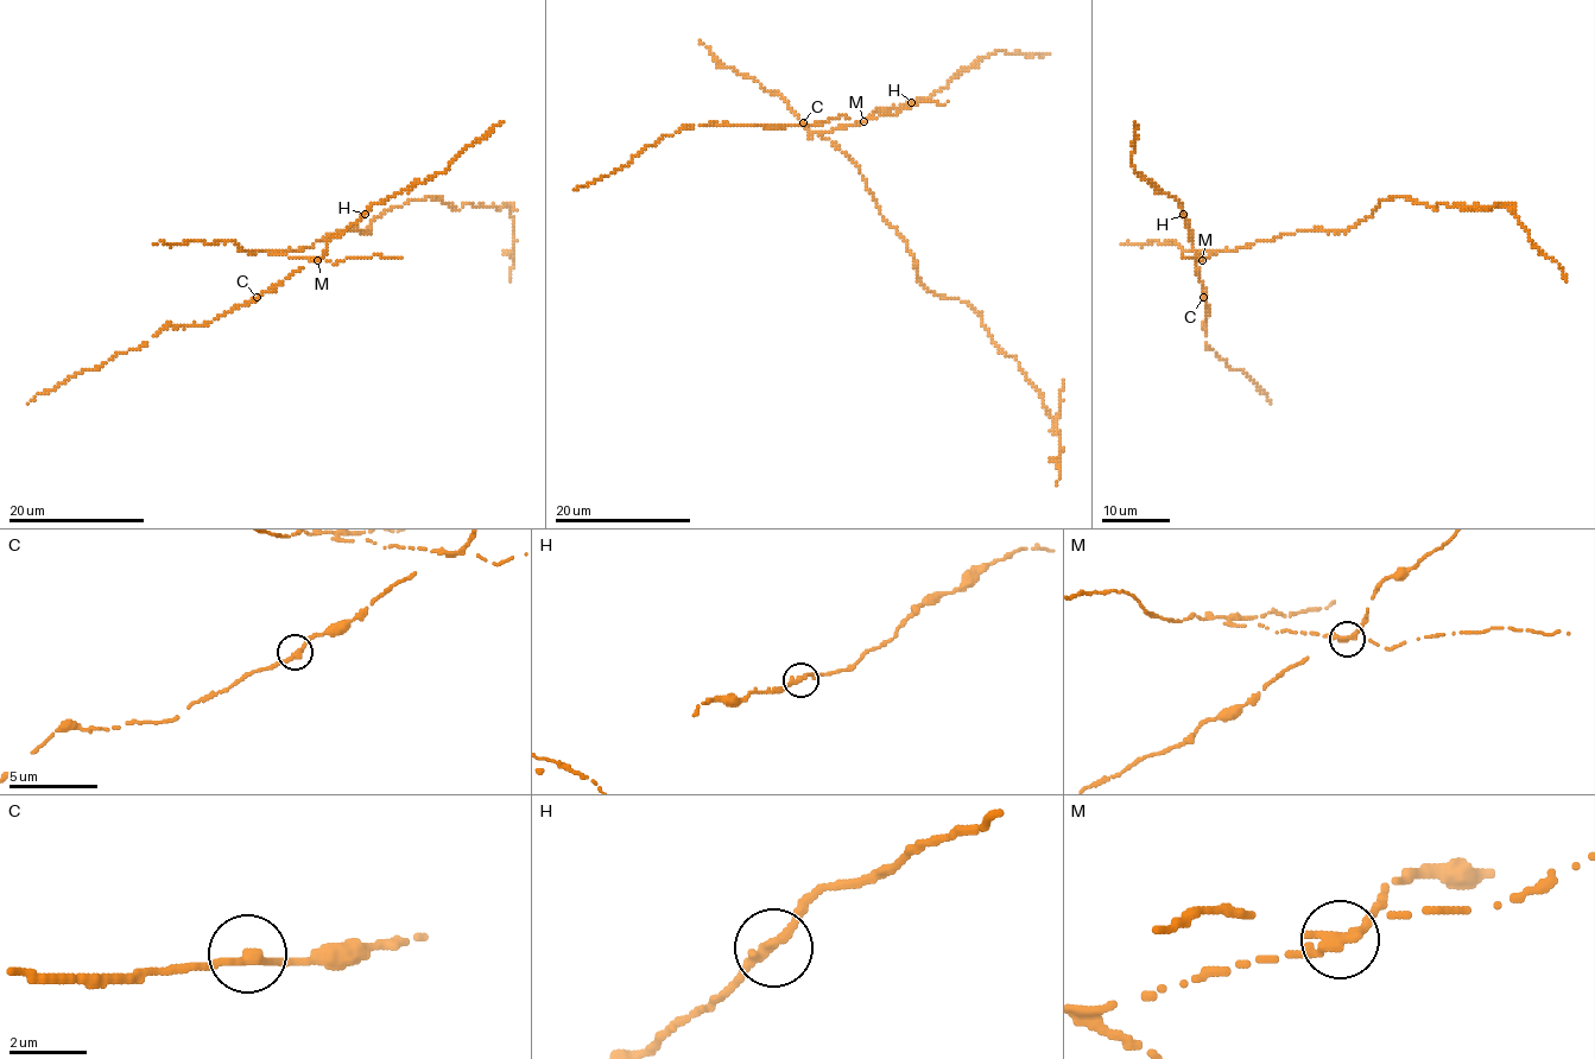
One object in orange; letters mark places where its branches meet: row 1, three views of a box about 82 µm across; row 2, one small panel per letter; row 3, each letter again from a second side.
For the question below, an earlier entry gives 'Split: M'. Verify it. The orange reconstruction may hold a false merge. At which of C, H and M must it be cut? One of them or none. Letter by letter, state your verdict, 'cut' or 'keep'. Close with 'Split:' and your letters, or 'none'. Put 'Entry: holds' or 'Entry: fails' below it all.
C: keep
H: keep
M: cut
Split: M
Entry: holds

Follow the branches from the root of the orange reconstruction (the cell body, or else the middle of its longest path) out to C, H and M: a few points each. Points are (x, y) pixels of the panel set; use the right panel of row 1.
C: (1259, 240), (1244, 248), (1222, 249), (1206, 259), (1196, 271), (1206, 291), (1203, 297)
H: (1259, 240), (1244, 248), (1222, 249), (1202, 259), (1191, 245), (1191, 233), (1183, 214)
M: (1259, 240), (1202, 260)

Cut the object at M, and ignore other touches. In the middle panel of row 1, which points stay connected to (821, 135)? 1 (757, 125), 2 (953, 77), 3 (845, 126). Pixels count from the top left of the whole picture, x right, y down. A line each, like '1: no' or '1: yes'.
1: no
2: no
3: yes

